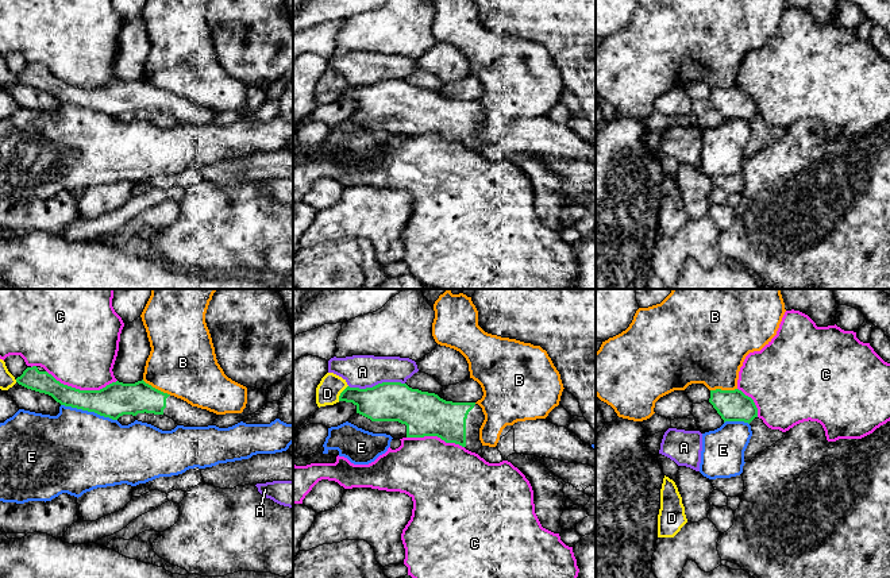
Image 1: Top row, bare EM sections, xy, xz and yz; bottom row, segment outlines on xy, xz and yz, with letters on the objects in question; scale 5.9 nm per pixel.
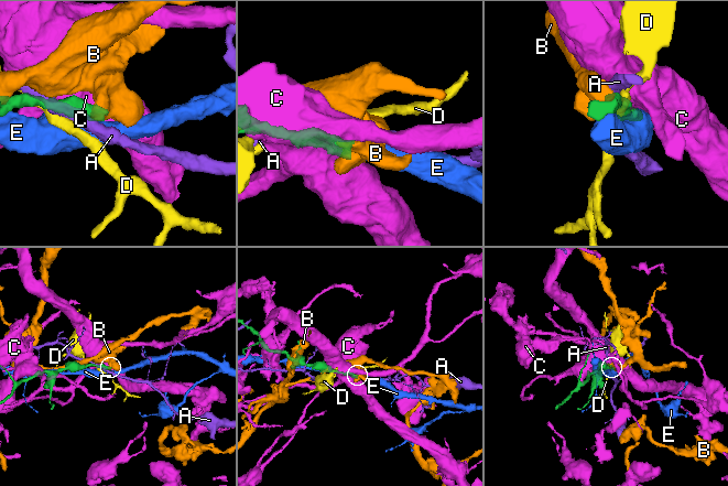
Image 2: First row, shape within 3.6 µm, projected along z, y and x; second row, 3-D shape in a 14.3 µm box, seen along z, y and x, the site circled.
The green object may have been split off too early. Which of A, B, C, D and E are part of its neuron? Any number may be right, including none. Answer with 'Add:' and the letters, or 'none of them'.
Add: none of them

